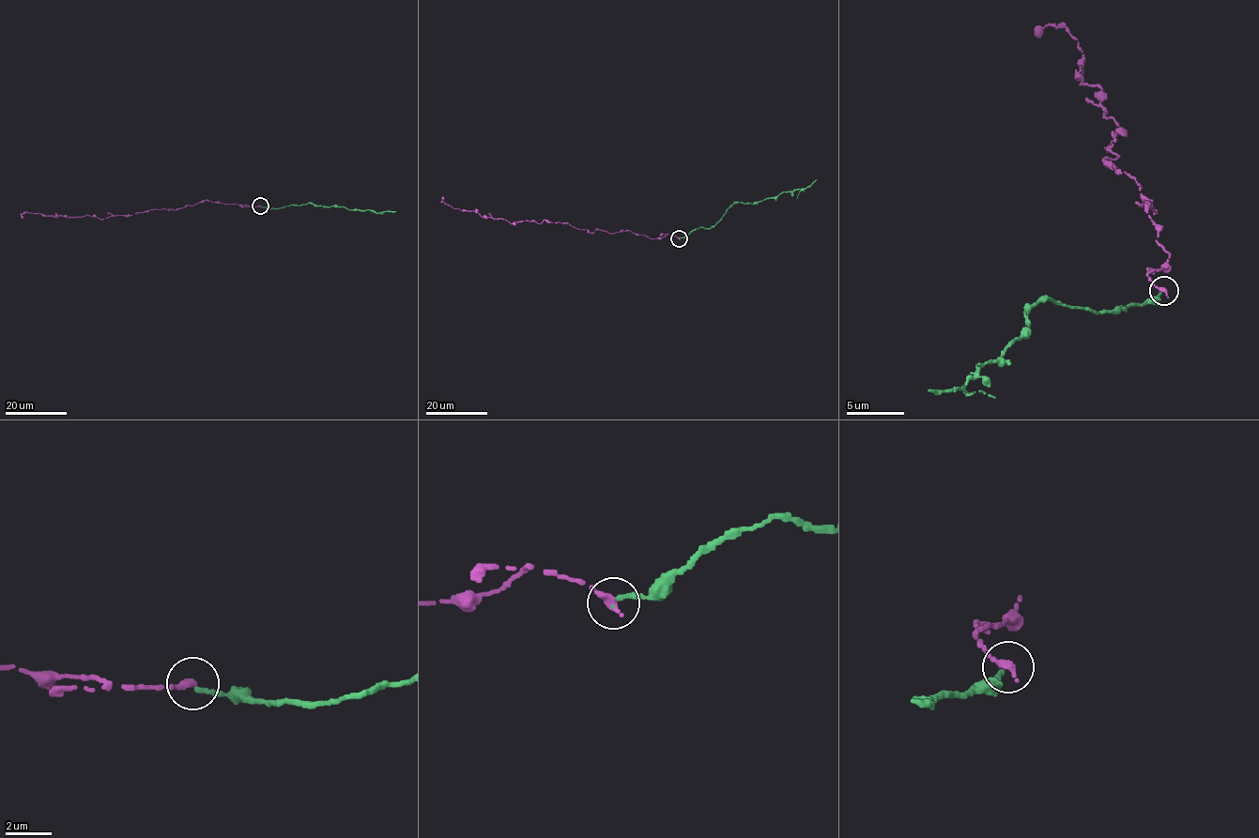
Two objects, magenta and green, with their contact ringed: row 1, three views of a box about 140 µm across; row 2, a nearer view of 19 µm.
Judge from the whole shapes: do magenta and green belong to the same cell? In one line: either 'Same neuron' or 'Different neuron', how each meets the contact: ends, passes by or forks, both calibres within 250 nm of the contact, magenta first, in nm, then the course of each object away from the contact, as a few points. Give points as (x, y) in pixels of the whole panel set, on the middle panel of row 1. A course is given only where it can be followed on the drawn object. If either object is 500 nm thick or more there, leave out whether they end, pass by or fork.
Different neuron. At the ring magenta ends. At the ring green ends. Thickness 360 nm (magenta) against 190 nm. Course of magenta: (679, 238), (667, 234), (651, 238), (628, 230), (590, 233), (544, 220), (510, 223), (452, 208), (443, 197). Course of green: (679, 239), (697, 228), (712, 227), (734, 203), (757, 204), (784, 191), (804, 190), (816, 179)

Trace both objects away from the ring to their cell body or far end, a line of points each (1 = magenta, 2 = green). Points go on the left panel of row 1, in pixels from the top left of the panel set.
1: (260, 205), (202, 200), (176, 209), (150, 209), (103, 219), (32, 212), (23, 212), (23, 218)
2: (260, 206), (270, 209), (309, 203), (376, 213), (395, 211)

